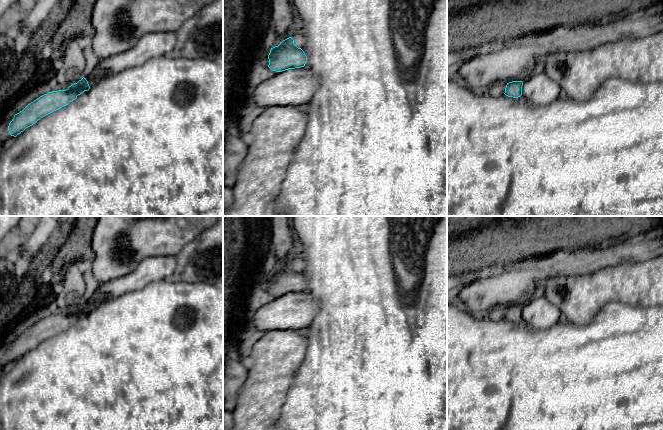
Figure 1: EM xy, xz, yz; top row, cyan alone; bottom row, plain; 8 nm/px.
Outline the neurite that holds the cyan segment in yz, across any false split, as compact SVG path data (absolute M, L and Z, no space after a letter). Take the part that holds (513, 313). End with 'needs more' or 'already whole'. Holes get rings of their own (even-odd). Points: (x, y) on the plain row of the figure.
M512 305L509 307L497 307L491 310L487 315L494 321L505 318L508 321L518 322L522 319L522 305Z | needs more

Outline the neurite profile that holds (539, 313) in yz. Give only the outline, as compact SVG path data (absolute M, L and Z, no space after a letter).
M543 294L534 297L523 306L522 319L533 329L546 330L560 320L559 307L552 304Z

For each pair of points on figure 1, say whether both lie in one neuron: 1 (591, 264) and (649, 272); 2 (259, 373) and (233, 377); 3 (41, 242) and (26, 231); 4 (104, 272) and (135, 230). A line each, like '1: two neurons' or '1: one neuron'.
1: two neurons
2: two neurons
3: two neurons
4: one neuron

